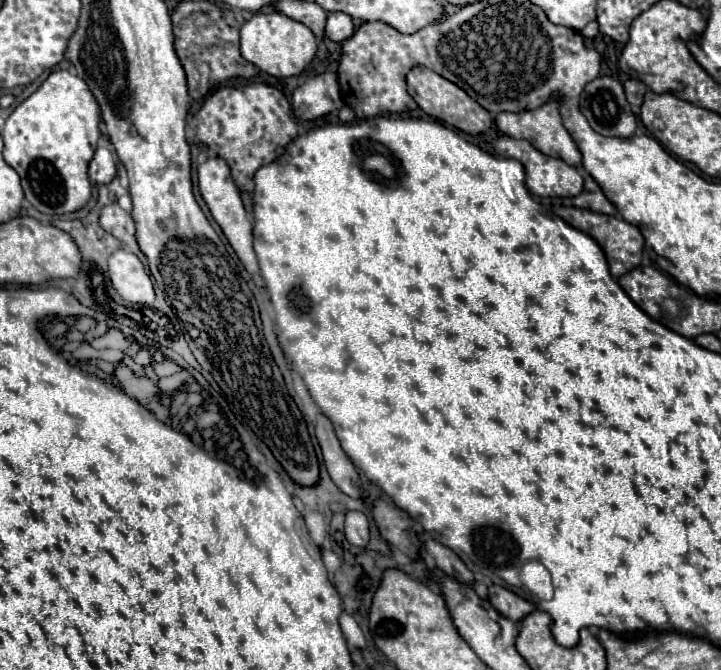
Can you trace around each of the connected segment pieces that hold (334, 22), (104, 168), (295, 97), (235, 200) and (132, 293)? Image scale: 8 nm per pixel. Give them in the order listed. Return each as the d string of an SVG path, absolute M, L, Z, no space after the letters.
M330 12L328 24L326 24L326 38L332 42L344 42L354 34L354 22L344 12Z
M104 146L96 148L96 154L90 162L88 176L96 184L112 182L112 178L116 176L116 160L114 160L114 154L108 148L104 148Z
M324 72L308 78L292 94L292 110L302 120L314 120L330 114L330 110L340 110L340 86L334 72Z
M210 156L206 162L202 162L198 166L198 186L200 186L202 198L206 200L214 220L220 224L220 228L222 228L224 236L228 238L230 246L234 248L234 252L238 254L238 258L242 260L246 270L254 276L256 284L264 286L264 280L258 274L258 260L256 260L256 254L254 254L254 248L252 248L252 220L246 216L240 192L238 192L234 180L232 180L232 174L230 174L226 160L220 158L220 156Z
M116 250L108 258L108 272L118 294L132 302L150 306L154 302L154 286L150 276L144 270L144 264L130 250Z

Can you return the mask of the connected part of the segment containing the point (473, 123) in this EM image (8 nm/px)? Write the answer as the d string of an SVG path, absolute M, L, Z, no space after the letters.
M424 66L412 68L406 76L406 82L408 82L410 96L432 118L436 118L444 124L450 124L450 126L454 126L454 128L458 128L466 134L482 134L492 126L492 116L490 116L488 110L484 110L476 100L472 100L462 88L458 88L450 80L442 78L440 74L432 72L430 68L424 68Z

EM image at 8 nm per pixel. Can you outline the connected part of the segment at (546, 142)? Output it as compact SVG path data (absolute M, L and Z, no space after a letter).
M548 102L542 108L524 110L524 112L518 112L518 114L500 112L496 116L496 126L498 126L500 132L504 132L512 138L524 138L524 140L532 142L532 146L536 146L536 150L540 150L542 154L548 154L552 158L560 158L560 160L568 162L570 166L578 166L582 162L576 142L572 140L568 130L562 126L562 118L560 118L560 112L558 112L558 102Z

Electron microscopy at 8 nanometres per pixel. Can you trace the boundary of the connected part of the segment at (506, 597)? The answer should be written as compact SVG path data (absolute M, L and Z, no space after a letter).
M490 586L490 604L492 608L502 614L504 618L512 620L512 622L520 622L524 620L528 614L532 614L536 610L534 604L522 600L520 596L516 596L514 592L502 588L502 586Z

